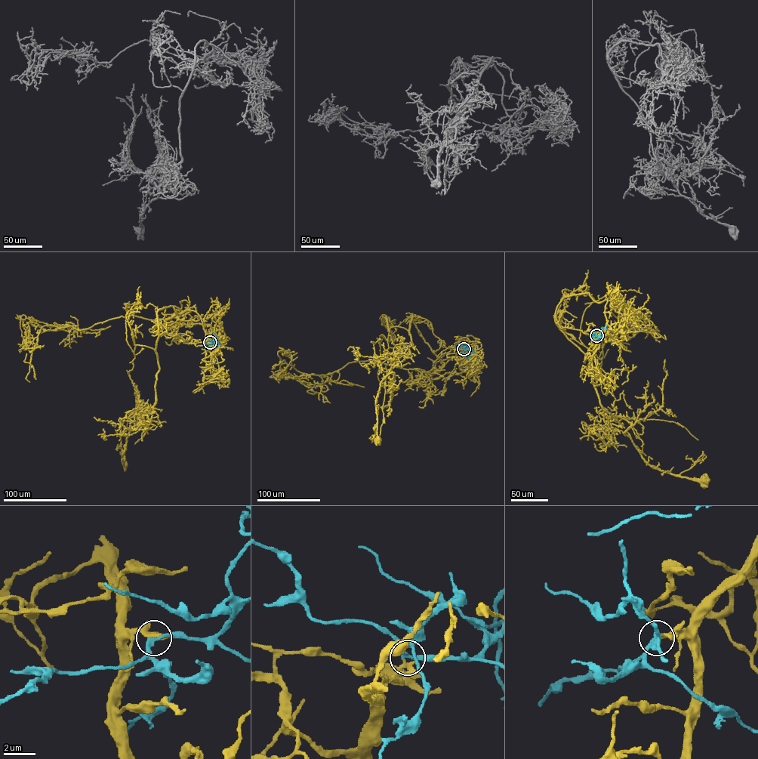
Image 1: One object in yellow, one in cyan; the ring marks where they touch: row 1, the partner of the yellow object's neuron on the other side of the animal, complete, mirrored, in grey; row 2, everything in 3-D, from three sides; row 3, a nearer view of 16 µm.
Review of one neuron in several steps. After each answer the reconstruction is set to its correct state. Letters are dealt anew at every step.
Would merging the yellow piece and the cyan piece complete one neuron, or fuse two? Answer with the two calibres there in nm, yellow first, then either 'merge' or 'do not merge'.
calibres 240 and 240 nm; merge

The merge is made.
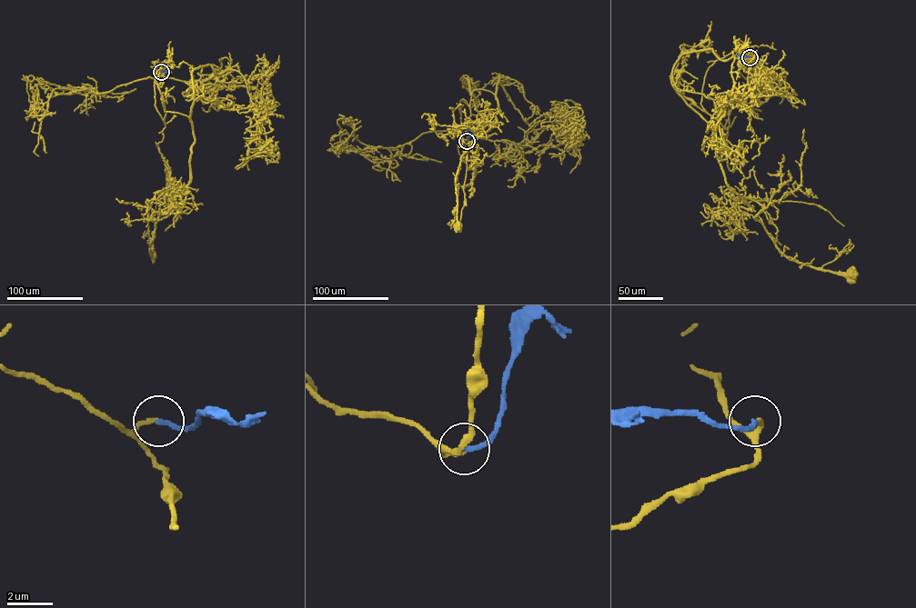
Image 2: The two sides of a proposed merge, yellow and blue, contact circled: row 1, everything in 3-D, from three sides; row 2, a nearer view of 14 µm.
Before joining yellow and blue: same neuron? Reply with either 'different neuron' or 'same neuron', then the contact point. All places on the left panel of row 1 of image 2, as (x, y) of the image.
same neuron; place (161, 72)

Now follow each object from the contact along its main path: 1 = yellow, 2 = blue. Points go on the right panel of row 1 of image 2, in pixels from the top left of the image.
1: (749, 57), (684, 53), (671, 84), (779, 250), (850, 275)
2: (749, 57), (737, 56)

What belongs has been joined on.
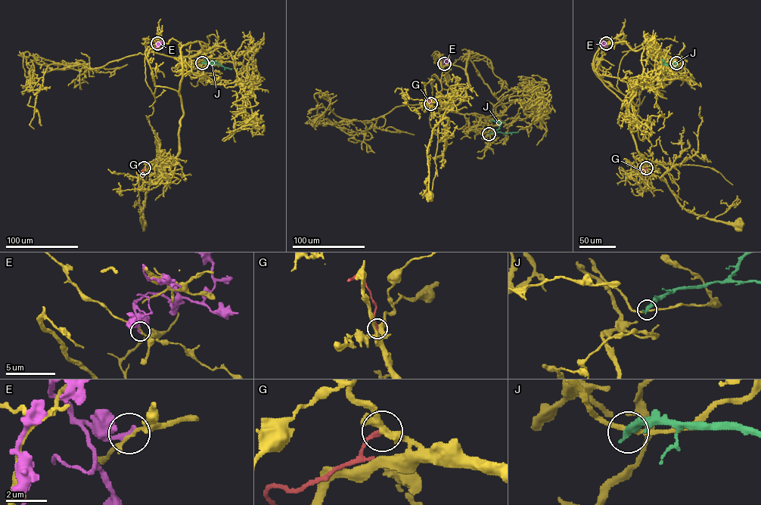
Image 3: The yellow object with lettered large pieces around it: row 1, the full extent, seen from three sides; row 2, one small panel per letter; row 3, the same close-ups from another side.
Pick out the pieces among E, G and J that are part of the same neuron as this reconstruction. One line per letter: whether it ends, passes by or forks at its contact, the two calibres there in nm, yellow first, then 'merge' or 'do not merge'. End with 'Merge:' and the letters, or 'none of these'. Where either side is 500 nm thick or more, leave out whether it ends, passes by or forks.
E: it ends there; 140 nm thick on the yellow side, 280 nm on the other; do not merge
G: it ends there; 280 nm thick on the yellow side, 240 nm on the other; do not merge
J: it ends there; 200 nm thick on the yellow side, 380 nm on the other; do not merge
Merge: none of these

